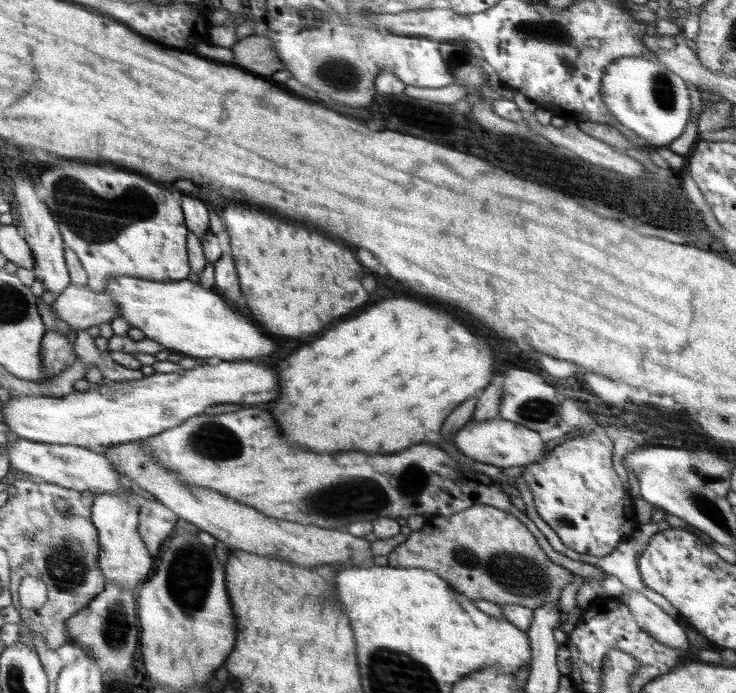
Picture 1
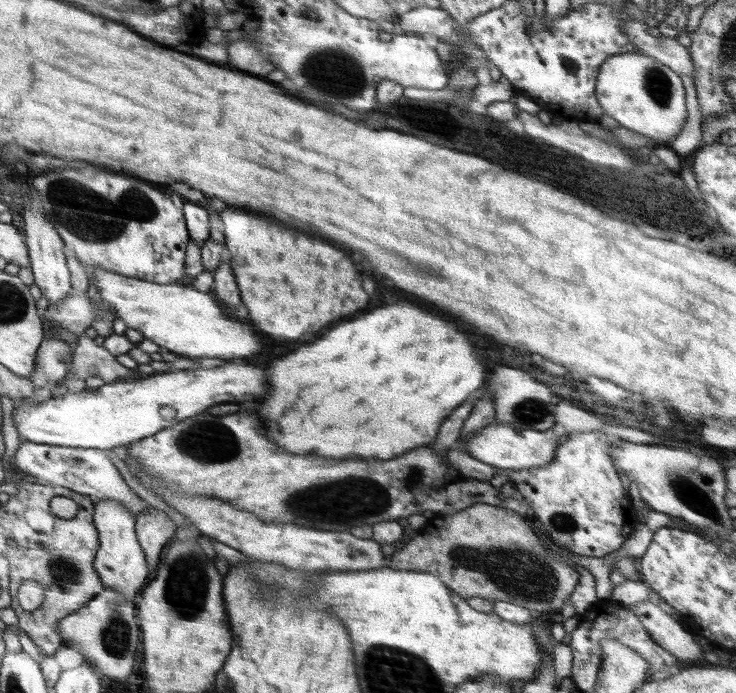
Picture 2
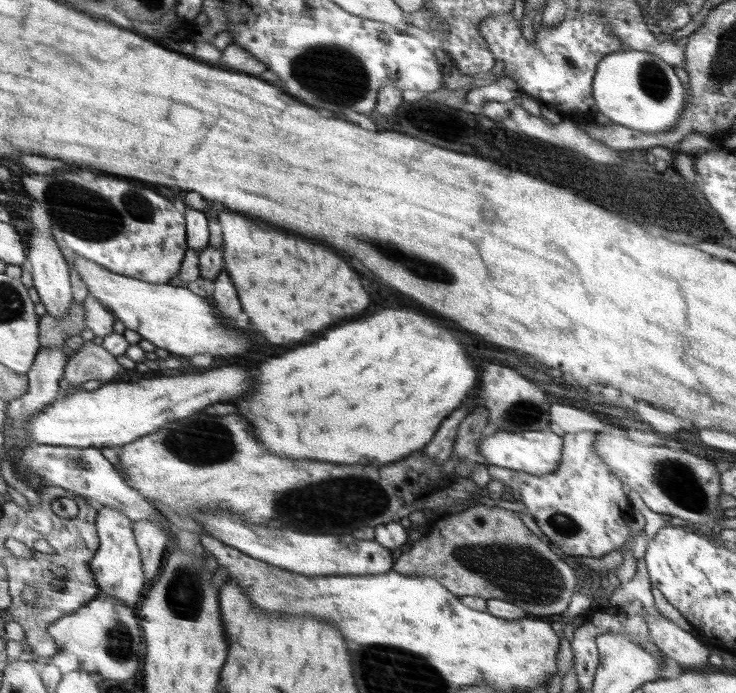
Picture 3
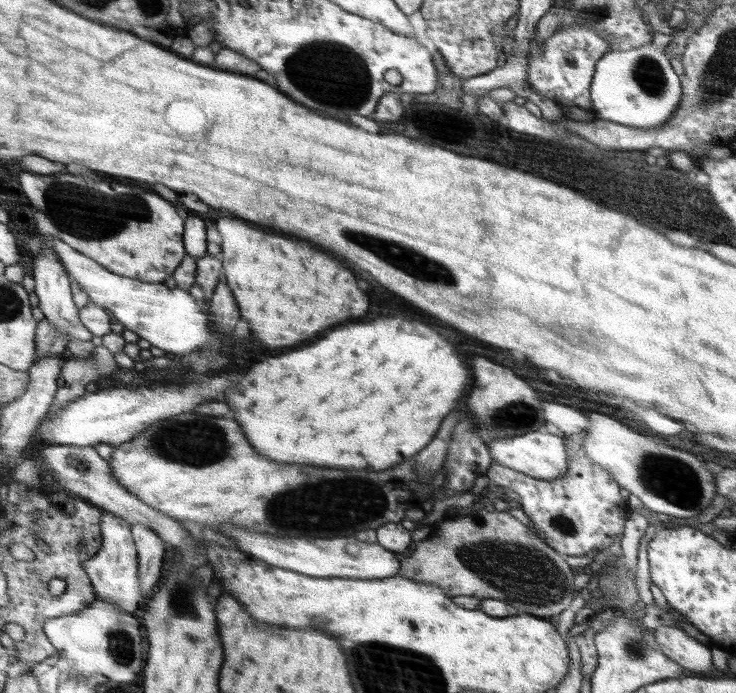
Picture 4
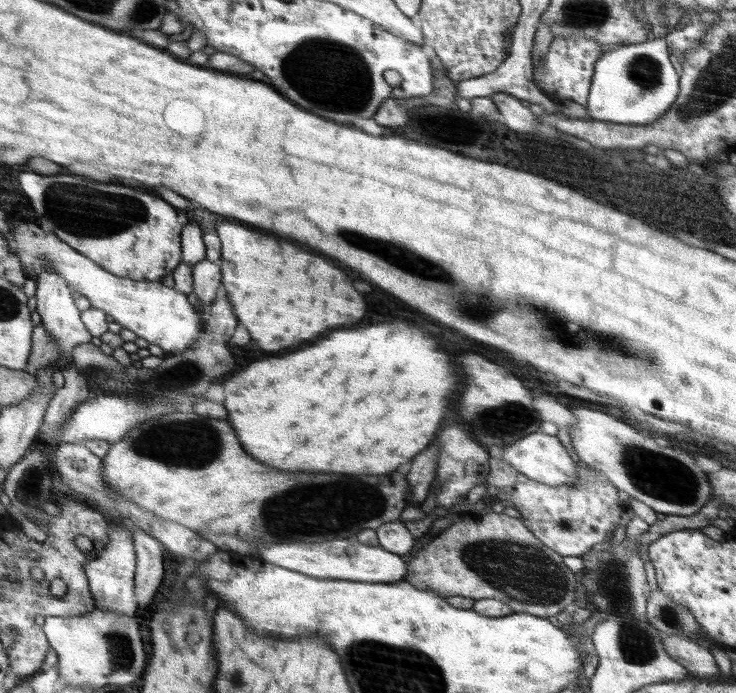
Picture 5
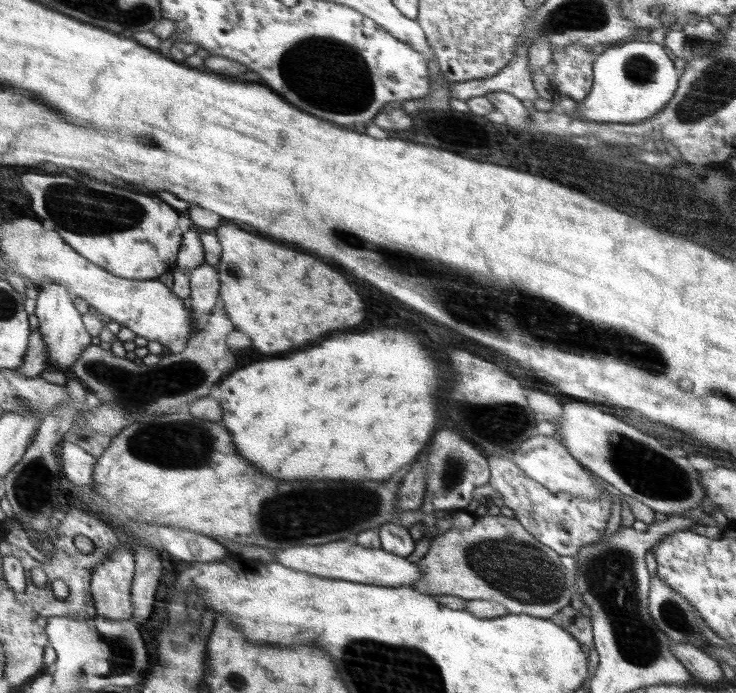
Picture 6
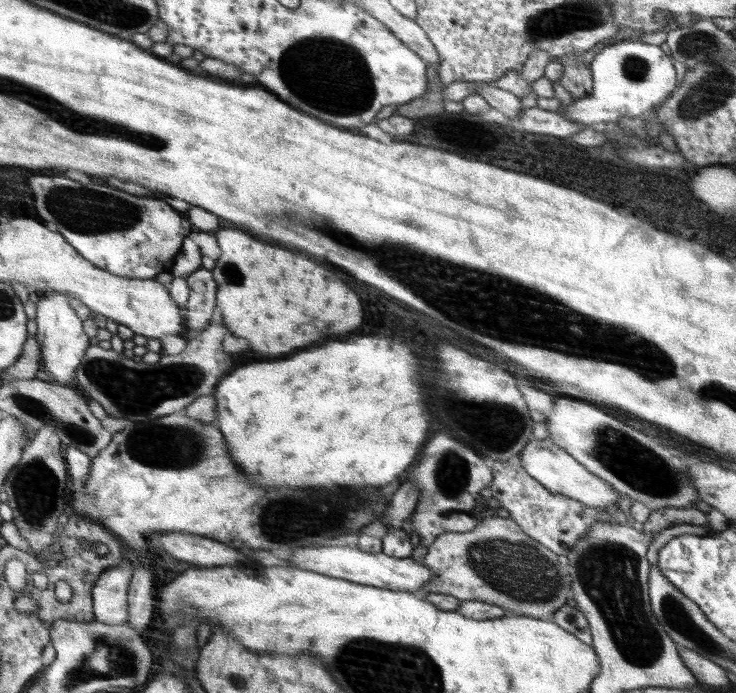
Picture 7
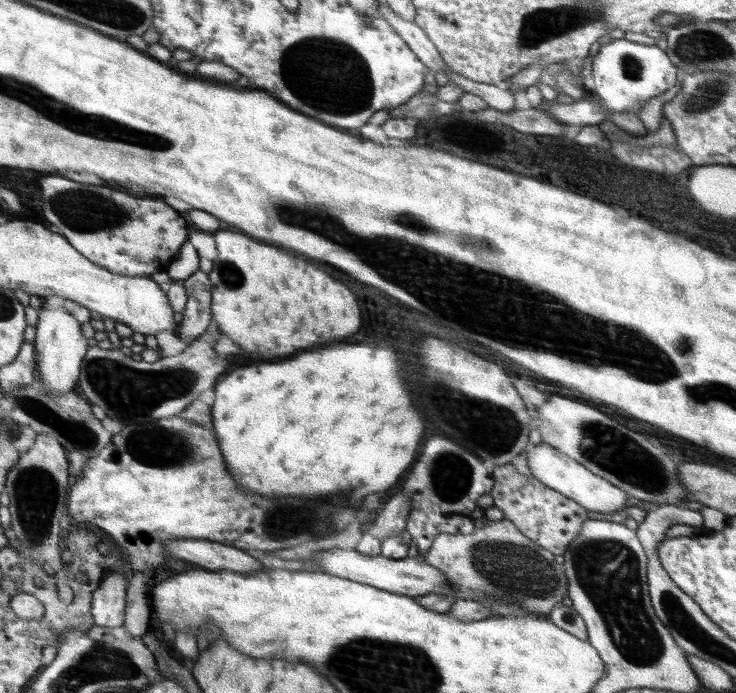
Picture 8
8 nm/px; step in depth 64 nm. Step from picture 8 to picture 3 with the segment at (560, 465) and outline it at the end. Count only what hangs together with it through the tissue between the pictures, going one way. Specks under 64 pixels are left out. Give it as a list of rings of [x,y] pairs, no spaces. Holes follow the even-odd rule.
[[[550,429],[528,432],[506,432],[505,430],[489,432],[486,430],[486,433],[486,440],[478,444],[478,452],[482,453],[486,460],[490,461],[490,465],[540,476],[541,474],[554,472],[561,464],[564,438],[556,435]]]

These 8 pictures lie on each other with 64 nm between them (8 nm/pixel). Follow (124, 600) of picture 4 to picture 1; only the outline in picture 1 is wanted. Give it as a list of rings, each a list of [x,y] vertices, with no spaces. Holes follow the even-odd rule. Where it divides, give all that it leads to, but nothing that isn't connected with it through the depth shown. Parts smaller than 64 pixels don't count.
[[[123,489],[121,494],[98,494],[93,508],[94,524],[97,524],[101,532],[100,565],[105,580],[132,590],[152,570],[152,558],[138,532],[141,501],[137,494]]]

